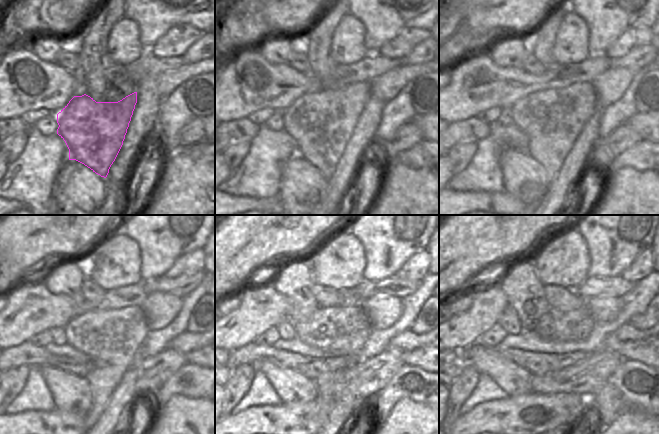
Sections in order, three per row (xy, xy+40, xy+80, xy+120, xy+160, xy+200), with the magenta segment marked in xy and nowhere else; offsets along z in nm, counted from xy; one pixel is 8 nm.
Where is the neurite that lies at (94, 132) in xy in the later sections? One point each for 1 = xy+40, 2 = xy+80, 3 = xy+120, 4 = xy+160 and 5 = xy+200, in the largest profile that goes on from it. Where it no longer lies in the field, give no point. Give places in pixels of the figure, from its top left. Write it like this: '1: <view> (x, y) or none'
1: xy+40 (321, 123)
2: xy+80 (552, 119)
3: xy+120 (110, 338)
4: xy+160 (341, 330)
5: xy+200 (575, 325)

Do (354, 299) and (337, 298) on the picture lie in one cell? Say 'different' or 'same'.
different

